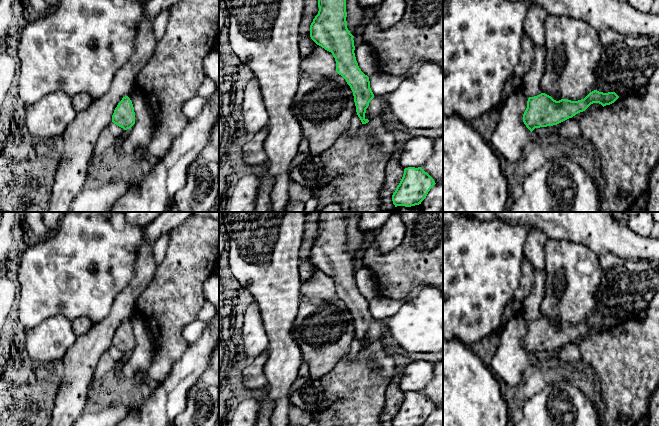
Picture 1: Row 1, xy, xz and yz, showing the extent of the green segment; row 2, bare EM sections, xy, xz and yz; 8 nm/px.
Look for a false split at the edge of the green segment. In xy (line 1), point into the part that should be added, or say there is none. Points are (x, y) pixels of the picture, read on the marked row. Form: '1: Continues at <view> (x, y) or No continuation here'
1: No continuation here

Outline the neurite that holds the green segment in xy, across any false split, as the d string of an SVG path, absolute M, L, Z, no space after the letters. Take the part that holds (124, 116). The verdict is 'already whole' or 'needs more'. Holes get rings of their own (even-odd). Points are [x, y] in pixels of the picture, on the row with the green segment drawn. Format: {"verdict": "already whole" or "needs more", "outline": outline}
{"verdict": "already whole", "outline": "M128 96L122 98L112 115L112 122L124 130L130 129L135 124L133 104Z"}

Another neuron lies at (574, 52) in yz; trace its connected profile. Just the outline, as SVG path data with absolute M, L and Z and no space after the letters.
M549 14L545 21L544 45L546 62L541 79L542 93L556 101L561 99L578 101L596 90L597 84L604 81L598 72L604 66L599 33L585 21L570 16Z

